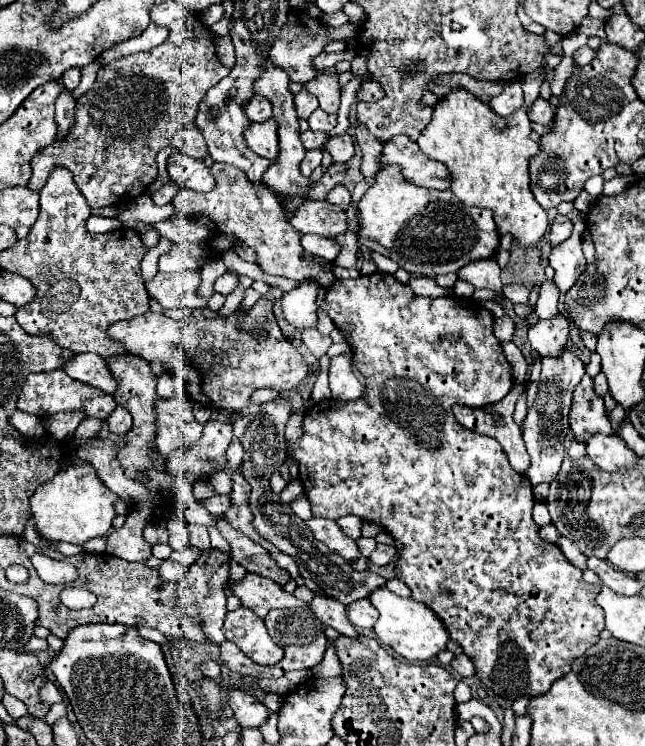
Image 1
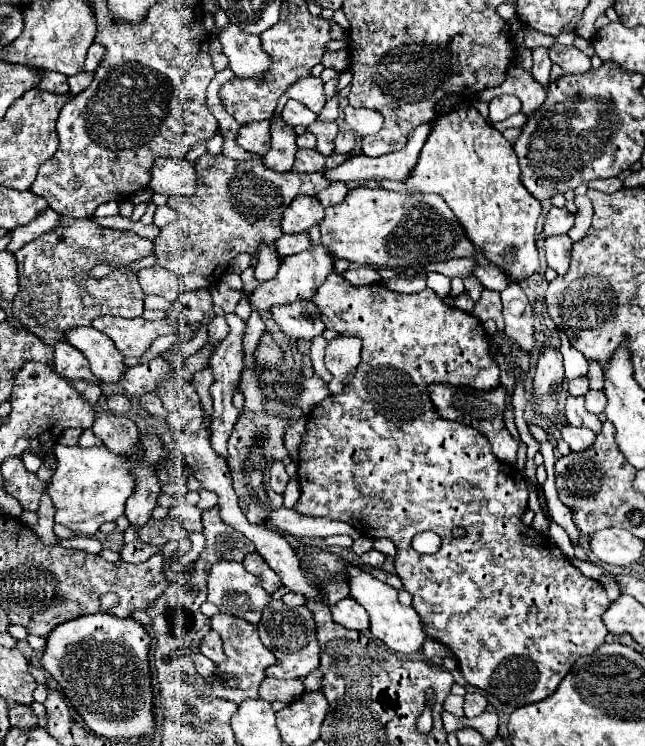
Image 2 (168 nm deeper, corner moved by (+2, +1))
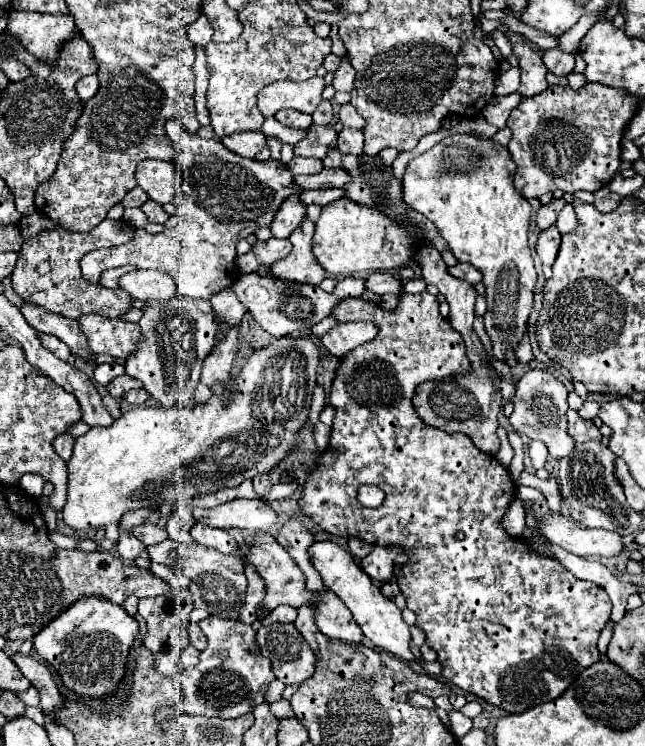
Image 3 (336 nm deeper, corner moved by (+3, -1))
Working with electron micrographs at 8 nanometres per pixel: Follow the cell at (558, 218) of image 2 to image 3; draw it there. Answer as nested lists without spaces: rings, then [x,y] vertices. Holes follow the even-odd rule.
[[[552,198],[550,204],[540,206],[540,210],[538,210],[538,214],[536,214],[536,224],[538,224],[538,228],[540,228],[540,230],[546,230],[548,226],[554,226],[556,216],[558,216],[558,212],[560,212],[564,206],[566,206],[566,200],[564,200],[564,198]]]

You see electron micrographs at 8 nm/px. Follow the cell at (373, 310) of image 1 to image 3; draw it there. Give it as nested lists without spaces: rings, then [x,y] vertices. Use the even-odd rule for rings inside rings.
[[[422,292],[422,294],[400,294],[400,304],[396,310],[388,312],[382,310],[378,304],[374,302],[364,302],[360,298],[344,298],[340,300],[340,304],[334,308],[334,316],[340,322],[374,322],[380,326],[380,332],[374,340],[366,342],[364,346],[354,348],[350,354],[346,354],[340,360],[340,366],[336,370],[336,378],[332,382],[330,388],[330,396],[328,402],[334,406],[336,416],[332,422],[332,434],[330,434],[330,444],[324,450],[324,454],[318,460],[316,472],[312,472],[304,484],[304,492],[300,498],[300,508],[302,512],[322,530],[334,534],[334,536],[358,536],[370,544],[378,544],[378,546],[388,546],[388,544],[396,544],[402,546],[412,558],[408,564],[402,566],[400,576],[398,576],[398,586],[402,590],[402,594],[406,596],[408,608],[416,612],[418,620],[416,626],[420,630],[426,632],[426,644],[430,648],[434,648],[438,652],[438,662],[442,664],[442,672],[440,676],[446,682],[456,684],[458,688],[462,688],[464,692],[470,692],[478,698],[484,698],[486,702],[490,702],[492,706],[498,706],[510,714],[520,714],[528,708],[534,708],[538,704],[550,702],[554,698],[558,698],[570,684],[572,680],[582,674],[582,670],[586,670],[588,666],[592,666],[594,662],[600,660],[596,642],[598,636],[602,632],[602,628],[606,626],[608,618],[610,618],[610,598],[606,594],[606,590],[602,590],[600,586],[586,582],[586,580],[578,580],[576,576],[572,576],[570,572],[566,572],[558,560],[554,558],[538,558],[532,554],[530,546],[518,538],[512,538],[506,534],[506,530],[500,526],[502,516],[506,514],[508,504],[514,500],[516,494],[516,486],[510,482],[508,470],[502,466],[490,466],[492,464],[492,456],[482,454],[472,440],[466,434],[446,434],[442,430],[424,430],[424,422],[418,418],[414,406],[412,406],[412,398],[416,394],[416,388],[426,382],[426,380],[440,380],[444,376],[450,374],[458,374],[458,372],[468,372],[470,370],[470,360],[466,358],[466,350],[464,350],[464,340],[462,336],[450,326],[450,322],[446,318],[440,316],[438,312],[438,304],[436,304],[436,296],[432,296],[430,292]],[[362,484],[374,484],[380,490],[384,490],[386,498],[384,504],[378,508],[366,508],[358,502],[358,488]],[[464,532],[464,540],[456,540],[456,534]]]

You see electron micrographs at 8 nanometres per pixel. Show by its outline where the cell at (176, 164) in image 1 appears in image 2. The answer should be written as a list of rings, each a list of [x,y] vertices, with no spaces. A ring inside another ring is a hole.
[[[159,158],[153,164],[149,188],[165,196],[191,196],[197,188],[195,166],[187,158]]]

